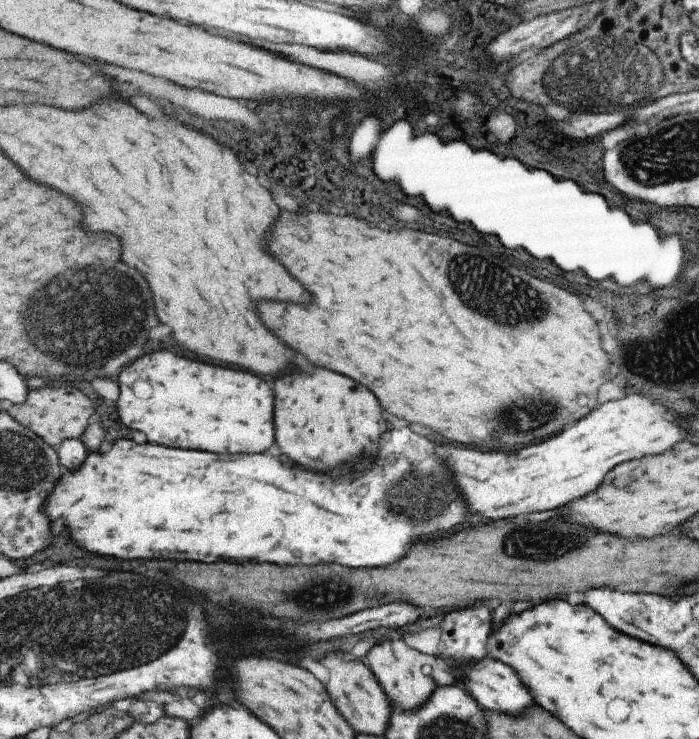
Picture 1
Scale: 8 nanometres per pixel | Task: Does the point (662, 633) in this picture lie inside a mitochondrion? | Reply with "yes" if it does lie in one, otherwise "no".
no

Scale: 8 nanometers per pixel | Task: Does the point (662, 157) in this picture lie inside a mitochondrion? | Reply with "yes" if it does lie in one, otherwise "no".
yes

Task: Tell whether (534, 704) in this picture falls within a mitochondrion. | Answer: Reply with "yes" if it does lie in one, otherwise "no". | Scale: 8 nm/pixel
no

